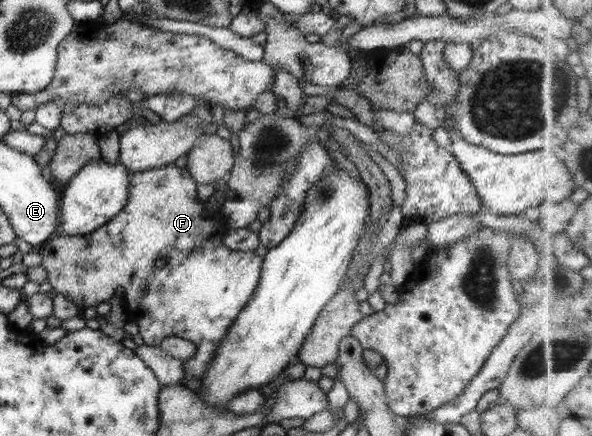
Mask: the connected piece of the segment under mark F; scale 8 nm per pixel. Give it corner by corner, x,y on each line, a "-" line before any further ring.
168,164
167,166
158,169
147,169
144,171
133,172
130,176
130,188
128,188
128,201
120,213
117,213
106,225
96,228
92,233
84,233
84,235
54,235
44,245
41,245
40,255
42,255
42,267
47,271
47,281
51,283
53,289
56,289
56,294
62,293
69,298
80,309
87,307
96,307
102,301
112,299
116,287
120,287
125,293
125,301
130,309
129,319
136,321
138,325
138,333
144,340
144,344
151,346
160,346
160,342
166,337
181,337
187,339
195,345
195,353
190,359
183,361
184,371
186,371
186,380
199,378
204,376
210,360
214,358
218,344
226,337
228,328
232,326
232,322
236,316
244,309
244,306
250,301
258,282
260,281
261,266
263,257
256,255
255,251
240,252
236,250
229,250
222,242
222,233
218,233
220,225
212,223
208,219
208,215
204,214
205,200
200,200
198,197
199,183
192,178
190,172
186,167
177,167
175,164

